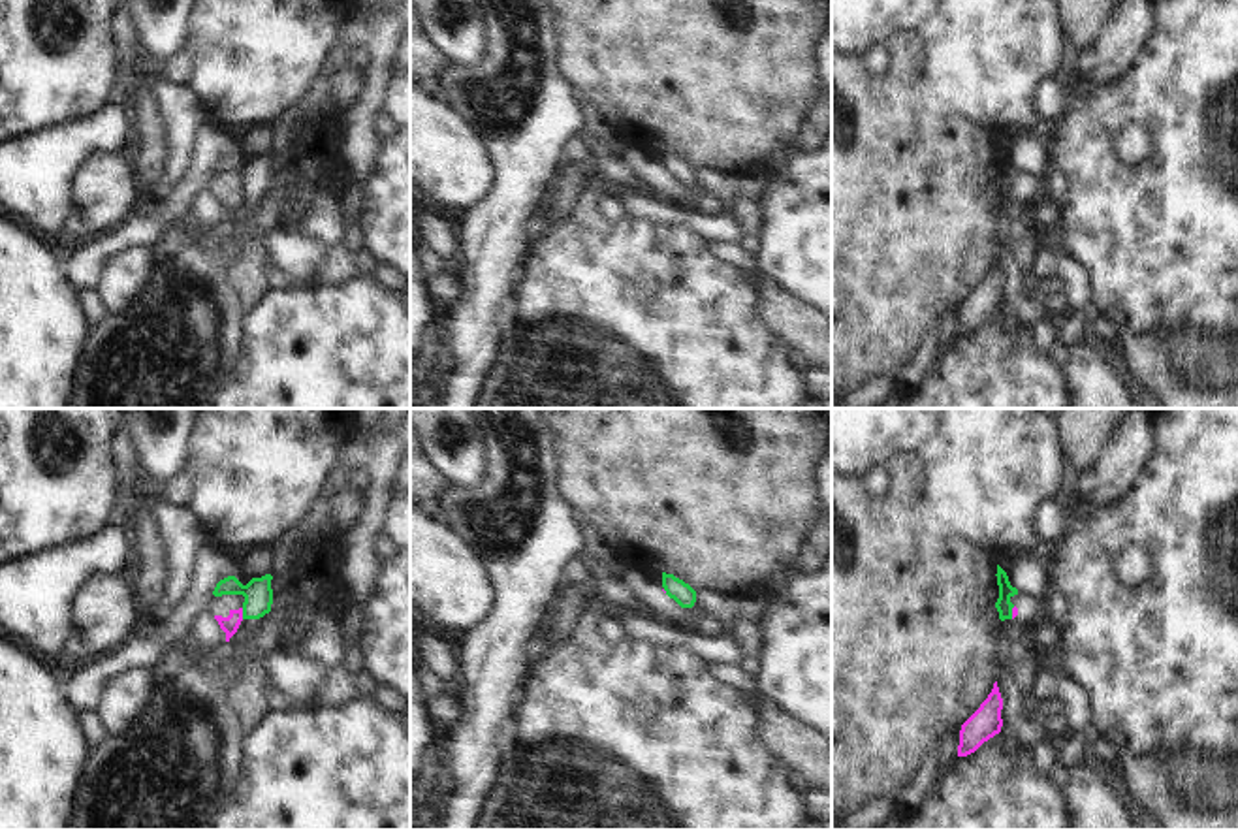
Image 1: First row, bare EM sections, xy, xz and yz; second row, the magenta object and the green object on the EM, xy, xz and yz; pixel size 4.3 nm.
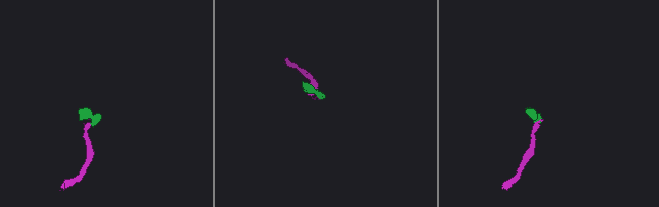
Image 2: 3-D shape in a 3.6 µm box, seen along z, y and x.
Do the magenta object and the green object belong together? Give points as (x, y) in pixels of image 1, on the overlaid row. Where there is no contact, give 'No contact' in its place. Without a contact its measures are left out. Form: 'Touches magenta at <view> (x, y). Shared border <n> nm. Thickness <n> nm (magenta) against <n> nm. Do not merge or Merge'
Touches magenta at xy (241, 614). Shared border 50 nm. Thickness 70 nm (magenta) against 130 nm. Do not merge.

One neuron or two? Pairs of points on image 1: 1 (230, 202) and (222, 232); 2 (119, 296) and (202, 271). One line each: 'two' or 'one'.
1: two
2: two

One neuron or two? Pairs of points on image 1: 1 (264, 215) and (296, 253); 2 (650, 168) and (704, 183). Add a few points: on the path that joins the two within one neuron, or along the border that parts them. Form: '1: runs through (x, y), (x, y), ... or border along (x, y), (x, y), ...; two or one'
1: border along (300, 232), (266, 232), (258, 241); two
2: runs through (663, 181), (674, 192), (691, 192); one

